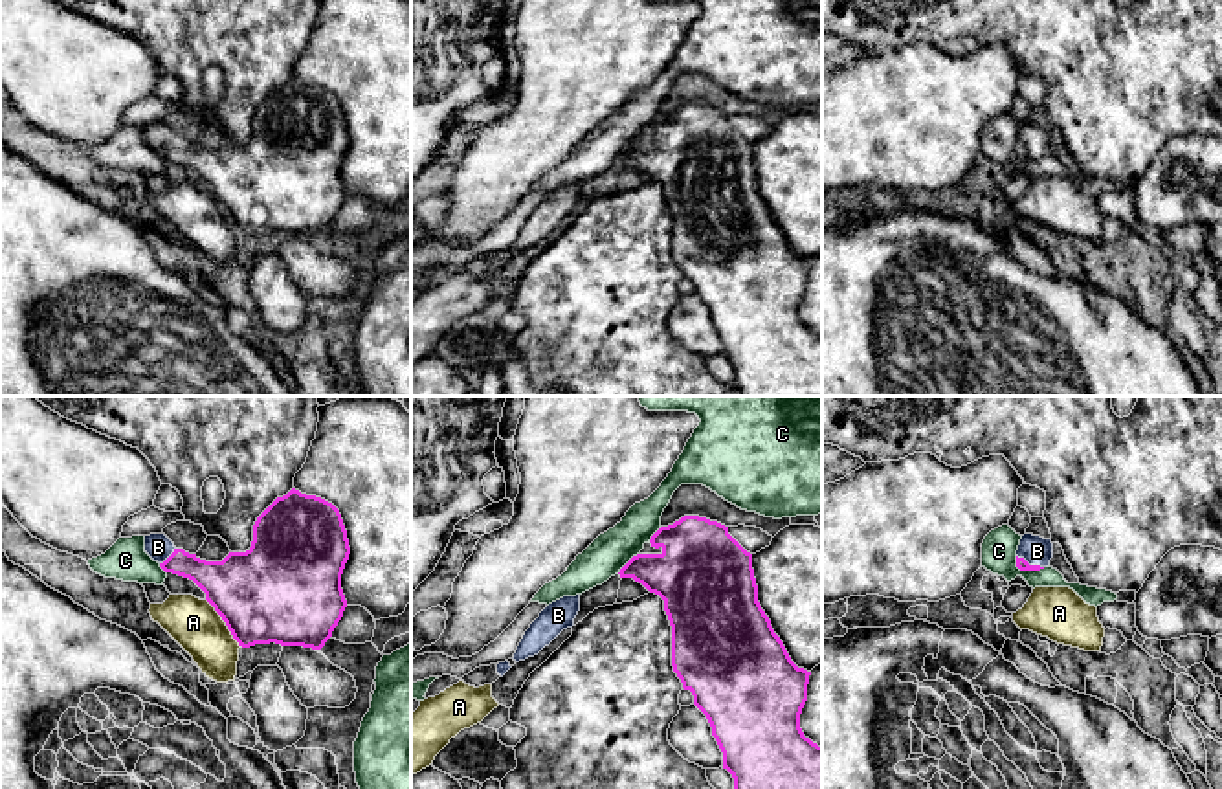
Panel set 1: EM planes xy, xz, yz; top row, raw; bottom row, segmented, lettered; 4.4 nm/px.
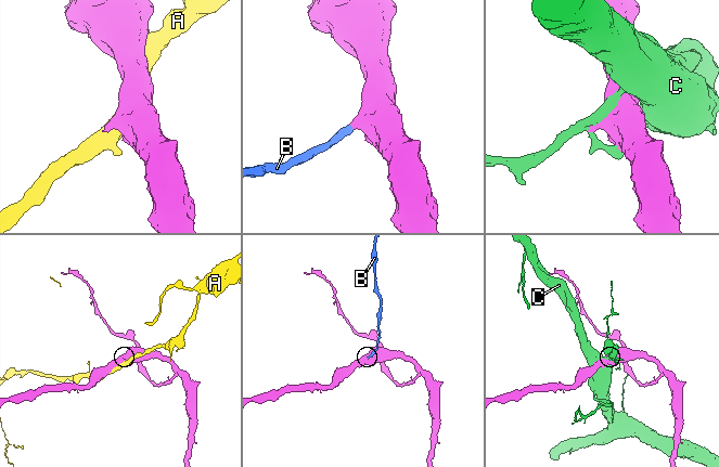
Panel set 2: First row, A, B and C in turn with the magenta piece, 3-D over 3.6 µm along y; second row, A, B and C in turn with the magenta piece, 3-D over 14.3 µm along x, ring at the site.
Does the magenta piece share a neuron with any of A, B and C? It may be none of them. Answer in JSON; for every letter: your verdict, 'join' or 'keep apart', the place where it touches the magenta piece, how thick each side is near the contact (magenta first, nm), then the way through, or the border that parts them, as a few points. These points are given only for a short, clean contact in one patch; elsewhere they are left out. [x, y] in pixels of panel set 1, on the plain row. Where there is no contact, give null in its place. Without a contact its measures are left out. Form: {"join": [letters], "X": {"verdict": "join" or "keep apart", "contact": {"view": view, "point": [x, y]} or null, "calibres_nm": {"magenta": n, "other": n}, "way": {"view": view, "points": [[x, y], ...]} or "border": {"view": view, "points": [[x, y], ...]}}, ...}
{"join": ["B"], "A": {"verdict": "keep apart", "contact": {"view": "xy", "point": [224, 210]}, "calibres_nm": {"magenta": 440, "other": 220}}, "B": {"verdict": "join", "contact": {"view": "yz", "point": [1028, 153]}, "calibres_nm": {"magenta": 50, "other": 130}, "way": {"view": "yz", "points": [[1021, 151], [1028, 153], [1037, 140]]}}, "C": {"verdict": "keep apart", "contact": {"view": "yz", "point": [1026, 158]}, "calibres_nm": {"magenta": 50, "other": 160}}}

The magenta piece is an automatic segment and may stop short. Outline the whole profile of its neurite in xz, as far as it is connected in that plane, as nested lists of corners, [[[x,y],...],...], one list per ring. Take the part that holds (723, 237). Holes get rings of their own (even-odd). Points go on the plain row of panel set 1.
[[[684,105],[673,114],[661,116],[650,132],[662,141],[633,145],[618,163],[633,167],[664,189],[672,215],[673,261],[712,316],[712,325],[723,341],[723,358],[734,367],[736,389],[741,396],[822,396],[822,336],[800,317],[811,261],[791,250],[761,198],[752,143],[728,123],[728,116],[699,105]]]

